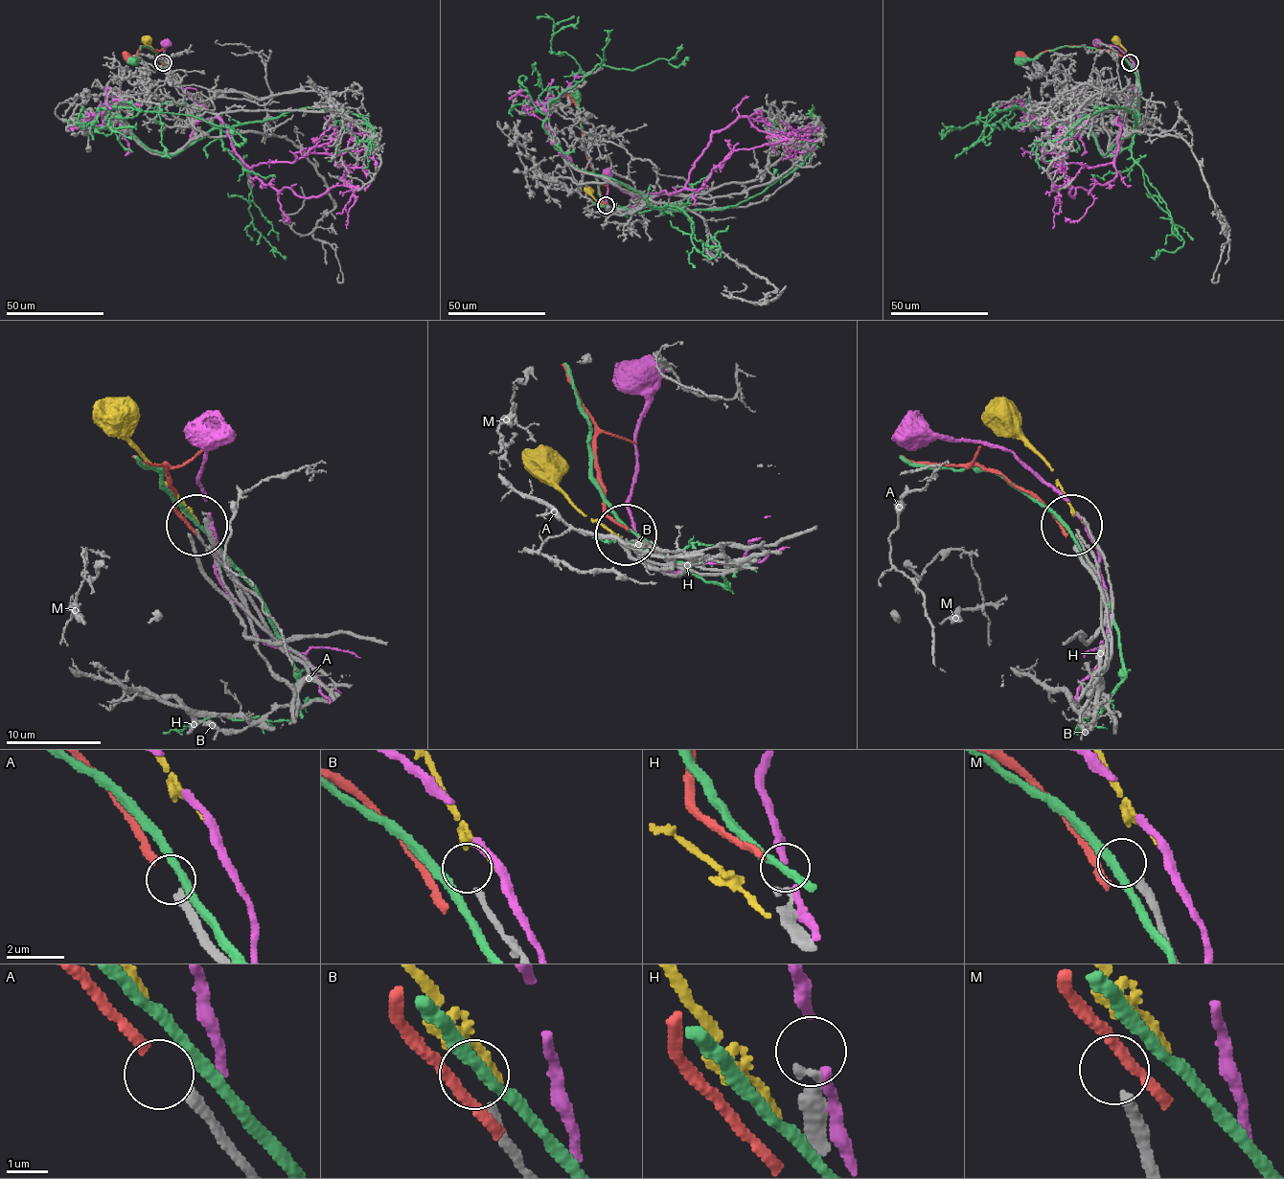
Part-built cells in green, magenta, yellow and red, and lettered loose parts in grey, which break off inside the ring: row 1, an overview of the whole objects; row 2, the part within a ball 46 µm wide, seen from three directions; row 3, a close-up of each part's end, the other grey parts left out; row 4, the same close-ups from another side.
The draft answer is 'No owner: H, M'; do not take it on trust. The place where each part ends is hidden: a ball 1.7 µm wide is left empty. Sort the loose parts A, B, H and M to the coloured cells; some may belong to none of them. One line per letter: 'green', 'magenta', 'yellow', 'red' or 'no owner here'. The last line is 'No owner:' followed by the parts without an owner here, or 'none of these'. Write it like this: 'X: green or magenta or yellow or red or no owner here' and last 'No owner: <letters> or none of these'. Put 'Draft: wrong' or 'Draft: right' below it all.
A: red
B: no owner here
H: no owner here
M: no owner here
No owner: B, H, M
Draft: wrong

